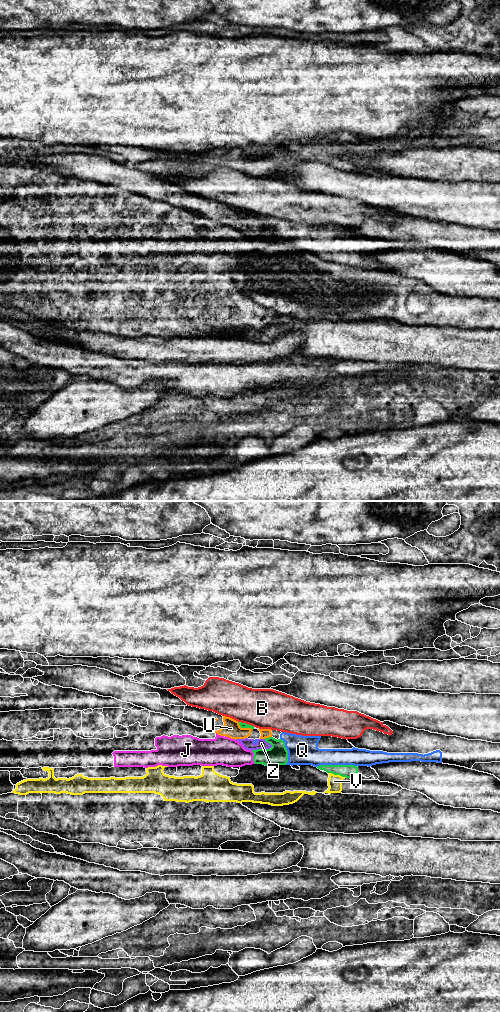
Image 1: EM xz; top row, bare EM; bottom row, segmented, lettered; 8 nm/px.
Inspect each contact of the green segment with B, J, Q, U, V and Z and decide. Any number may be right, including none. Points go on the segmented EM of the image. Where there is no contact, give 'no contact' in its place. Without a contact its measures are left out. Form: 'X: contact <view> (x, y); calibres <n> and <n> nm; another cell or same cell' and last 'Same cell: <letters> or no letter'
B: contact xz (247, 724); calibres 50 and 320 nm; another cell
J: contact xz (253, 757); calibres 160 and 220 nm; another cell
Q: contact xz (336, 765); calibres 110 and 190 nm; same cell
U: contact xz (244, 727); calibres 50 and 140 nm; another cell
V: contact xz (337, 774); calibres 110 and 110 nm; another cell
Z: contact xz (261, 749); calibres 160 and 90 nm; another cell
Same cell: Q

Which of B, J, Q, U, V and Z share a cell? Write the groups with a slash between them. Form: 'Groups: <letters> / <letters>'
Groups: B / J V Z / Q / U

